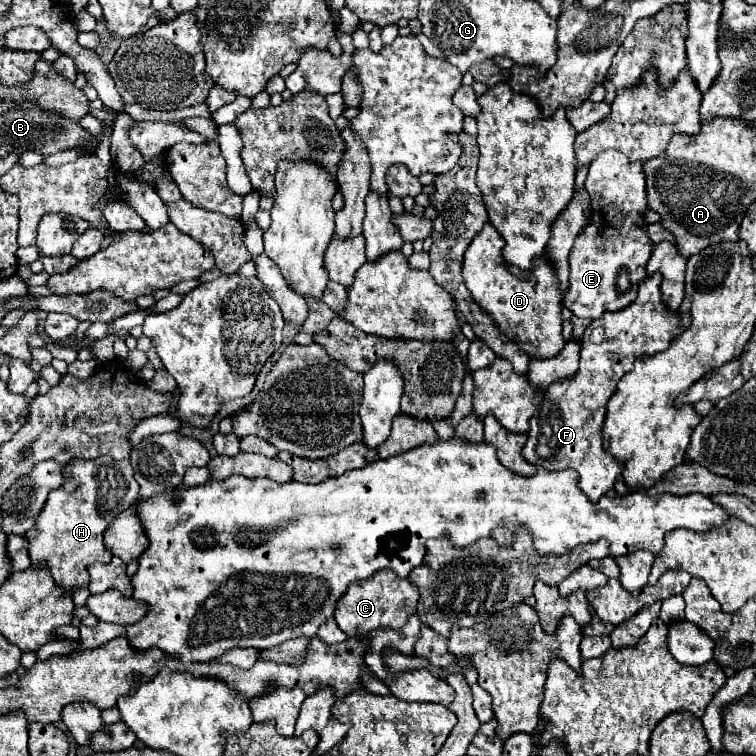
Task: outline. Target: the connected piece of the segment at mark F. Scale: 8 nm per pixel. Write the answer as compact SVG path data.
M649 276L641 282L639 296L629 308L609 312L593 320L581 338L581 360L577 376L561 380L543 394L535 416L531 418L529 438L523 446L523 458L545 470L573 468L579 472L579 486L591 502L597 502L607 490L613 488L621 476L623 466L603 450L601 428L607 410L607 400L613 396L617 382L625 376L633 362L641 356L653 356L669 348L669 342L685 326L685 320L665 310L659 292L661 276Z

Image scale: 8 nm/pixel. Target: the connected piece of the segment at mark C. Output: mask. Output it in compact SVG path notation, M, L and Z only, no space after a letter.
M385 570L385 572L373 574L369 580L351 584L345 596L337 602L335 620L347 636L367 636L369 632L379 628L401 630L407 624L409 616L415 614L417 602L419 602L417 586L409 584L407 580L397 580L393 572Z

